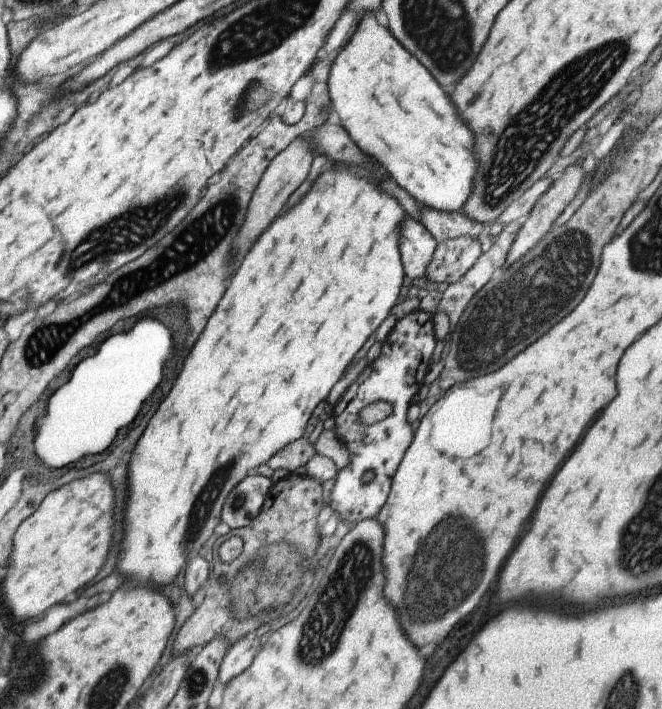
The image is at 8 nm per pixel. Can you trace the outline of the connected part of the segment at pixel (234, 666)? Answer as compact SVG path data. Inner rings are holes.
M254 632L241 637L222 659L217 679L227 685L250 666L260 649L259 638L256 638Z

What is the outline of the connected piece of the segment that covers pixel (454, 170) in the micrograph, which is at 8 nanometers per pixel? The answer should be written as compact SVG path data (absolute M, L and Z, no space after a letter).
M366 11L359 20L356 34L339 50L328 77L332 106L352 140L364 154L386 166L392 178L410 192L412 198L441 211L460 211L472 192L476 158L472 152L474 136L458 118L450 98L432 78L432 74L410 54L386 27L378 14Z

